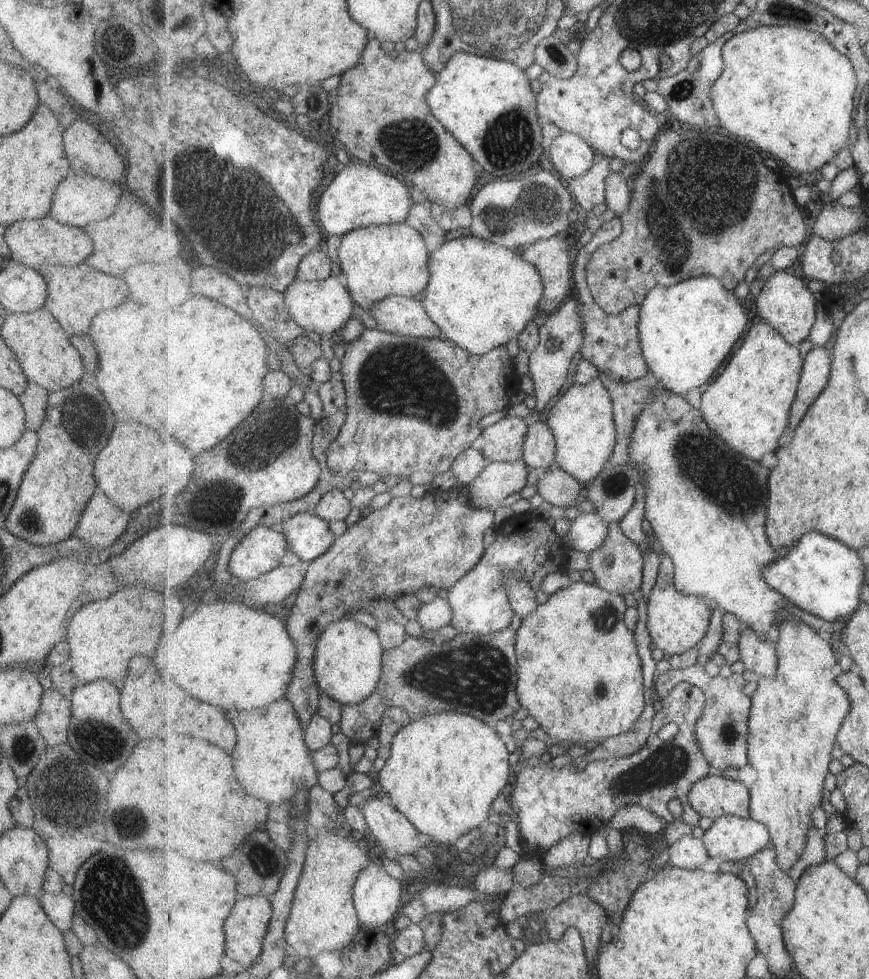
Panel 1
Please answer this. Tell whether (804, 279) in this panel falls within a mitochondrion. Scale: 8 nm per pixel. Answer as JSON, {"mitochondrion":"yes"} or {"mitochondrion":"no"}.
{"mitochondrion":"no"}

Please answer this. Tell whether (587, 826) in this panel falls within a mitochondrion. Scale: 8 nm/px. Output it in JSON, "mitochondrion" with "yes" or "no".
{"mitochondrion":"no"}

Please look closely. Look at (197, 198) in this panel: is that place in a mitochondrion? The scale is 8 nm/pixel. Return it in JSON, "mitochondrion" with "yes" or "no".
{"mitochondrion":"yes"}

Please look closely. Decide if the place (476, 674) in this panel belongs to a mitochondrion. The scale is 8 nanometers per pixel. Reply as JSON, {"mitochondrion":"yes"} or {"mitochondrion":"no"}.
{"mitochondrion":"yes"}

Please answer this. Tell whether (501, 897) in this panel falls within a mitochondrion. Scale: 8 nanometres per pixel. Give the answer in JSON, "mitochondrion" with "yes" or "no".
{"mitochondrion":"no"}

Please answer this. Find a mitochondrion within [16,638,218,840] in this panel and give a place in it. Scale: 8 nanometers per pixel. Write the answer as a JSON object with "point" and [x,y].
{"point":[65,791]}

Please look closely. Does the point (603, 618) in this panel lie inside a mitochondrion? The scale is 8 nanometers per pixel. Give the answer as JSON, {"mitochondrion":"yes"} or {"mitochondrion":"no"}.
{"mitochondrion":"yes"}

